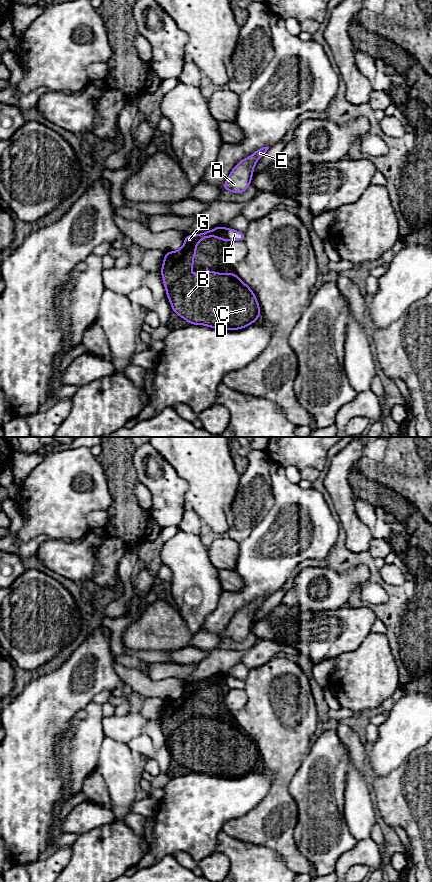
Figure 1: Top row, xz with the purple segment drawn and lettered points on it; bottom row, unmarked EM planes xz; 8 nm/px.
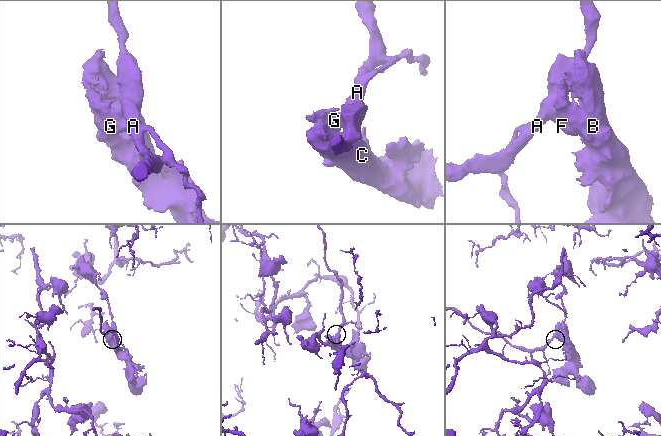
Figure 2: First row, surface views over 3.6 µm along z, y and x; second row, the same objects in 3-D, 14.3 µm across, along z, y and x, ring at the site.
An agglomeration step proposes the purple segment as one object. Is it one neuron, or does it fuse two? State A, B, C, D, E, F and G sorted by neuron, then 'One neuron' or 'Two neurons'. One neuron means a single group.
Groups: A E F / B C D G. Two neurons

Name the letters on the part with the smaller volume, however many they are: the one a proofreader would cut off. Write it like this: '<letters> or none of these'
B, C, D, G

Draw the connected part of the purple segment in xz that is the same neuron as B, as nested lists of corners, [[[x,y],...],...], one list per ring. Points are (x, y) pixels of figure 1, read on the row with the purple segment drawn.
[[[216,226],[213,230],[207,230],[200,234],[185,235],[184,244],[179,250],[164,253],[163,265],[159,272],[163,276],[166,296],[170,301],[173,313],[188,321],[190,325],[204,325],[220,330],[240,330],[253,324],[261,316],[258,300],[251,288],[232,270],[228,274],[224,274],[210,271],[207,267],[204,274],[189,274],[189,271],[194,268],[193,259],[198,251],[195,245],[200,244],[204,238],[211,237],[217,237],[219,240],[225,241],[225,227]]]

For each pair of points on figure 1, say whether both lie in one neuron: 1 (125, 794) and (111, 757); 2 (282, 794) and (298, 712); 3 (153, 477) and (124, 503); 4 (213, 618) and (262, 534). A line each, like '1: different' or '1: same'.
1: same
2: same
3: different
4: same

